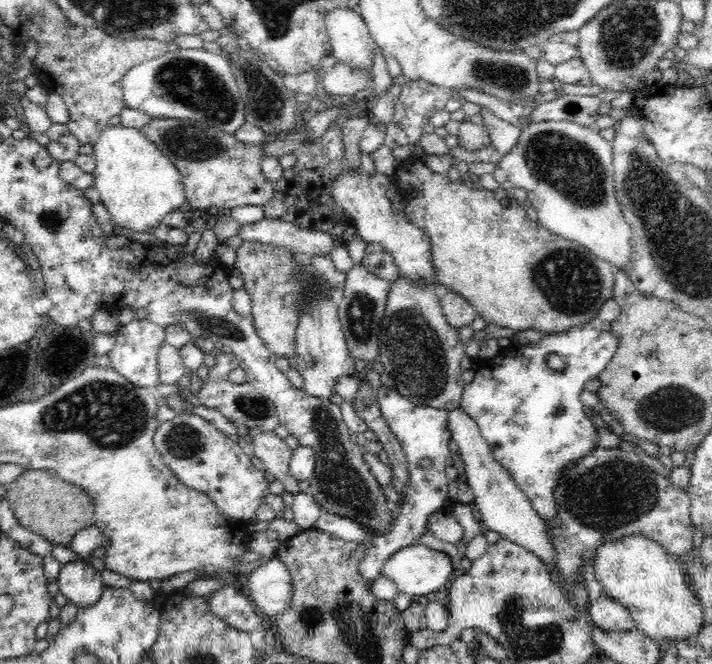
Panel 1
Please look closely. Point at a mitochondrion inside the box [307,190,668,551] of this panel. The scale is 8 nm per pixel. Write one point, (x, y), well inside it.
(609, 496)

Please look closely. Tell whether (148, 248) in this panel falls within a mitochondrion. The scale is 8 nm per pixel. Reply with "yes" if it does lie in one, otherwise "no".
no

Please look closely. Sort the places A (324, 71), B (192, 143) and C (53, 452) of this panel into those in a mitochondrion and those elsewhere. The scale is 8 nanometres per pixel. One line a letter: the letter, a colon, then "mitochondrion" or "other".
A: other
B: mitochondrion
C: mitochondrion

